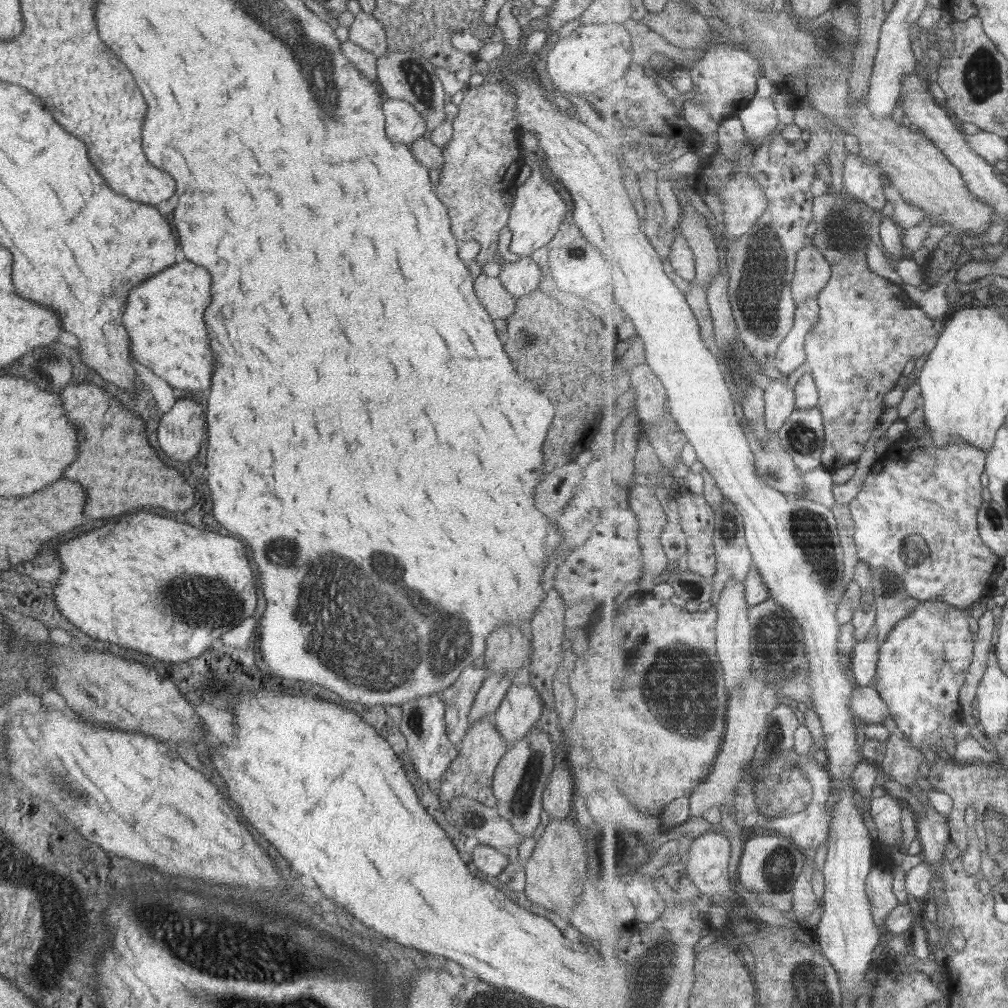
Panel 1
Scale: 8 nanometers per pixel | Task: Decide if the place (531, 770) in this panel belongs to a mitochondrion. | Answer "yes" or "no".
no

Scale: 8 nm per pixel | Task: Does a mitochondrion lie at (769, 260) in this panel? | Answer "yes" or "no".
yes

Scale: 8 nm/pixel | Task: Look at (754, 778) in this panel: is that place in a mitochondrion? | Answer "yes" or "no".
no

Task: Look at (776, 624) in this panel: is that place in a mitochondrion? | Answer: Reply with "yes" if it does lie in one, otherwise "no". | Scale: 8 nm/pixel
yes

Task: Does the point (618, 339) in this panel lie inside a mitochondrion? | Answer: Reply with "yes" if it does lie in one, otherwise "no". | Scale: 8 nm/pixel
no

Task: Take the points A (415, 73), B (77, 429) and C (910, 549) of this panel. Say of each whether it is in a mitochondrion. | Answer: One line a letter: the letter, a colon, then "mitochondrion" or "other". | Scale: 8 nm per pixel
A: mitochondrion
B: other
C: mitochondrion

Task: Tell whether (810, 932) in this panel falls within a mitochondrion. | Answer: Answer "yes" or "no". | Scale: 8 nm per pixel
no

